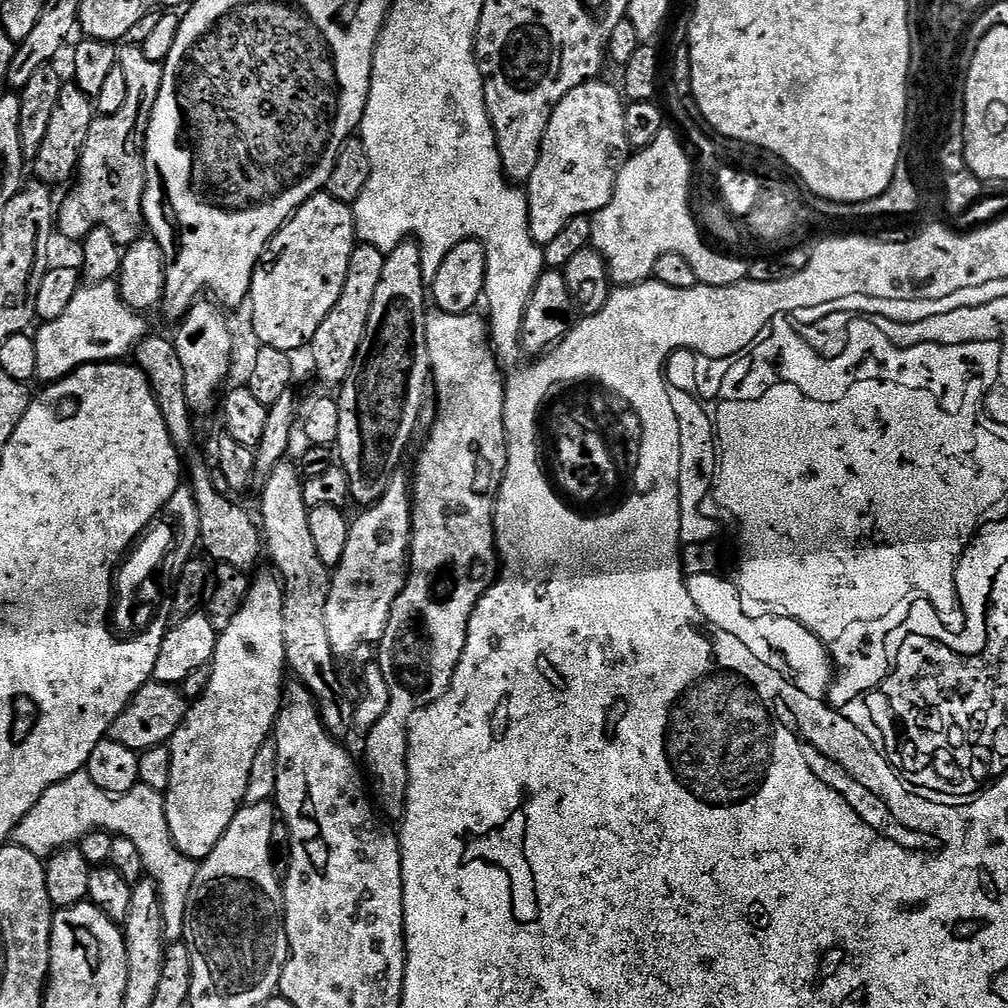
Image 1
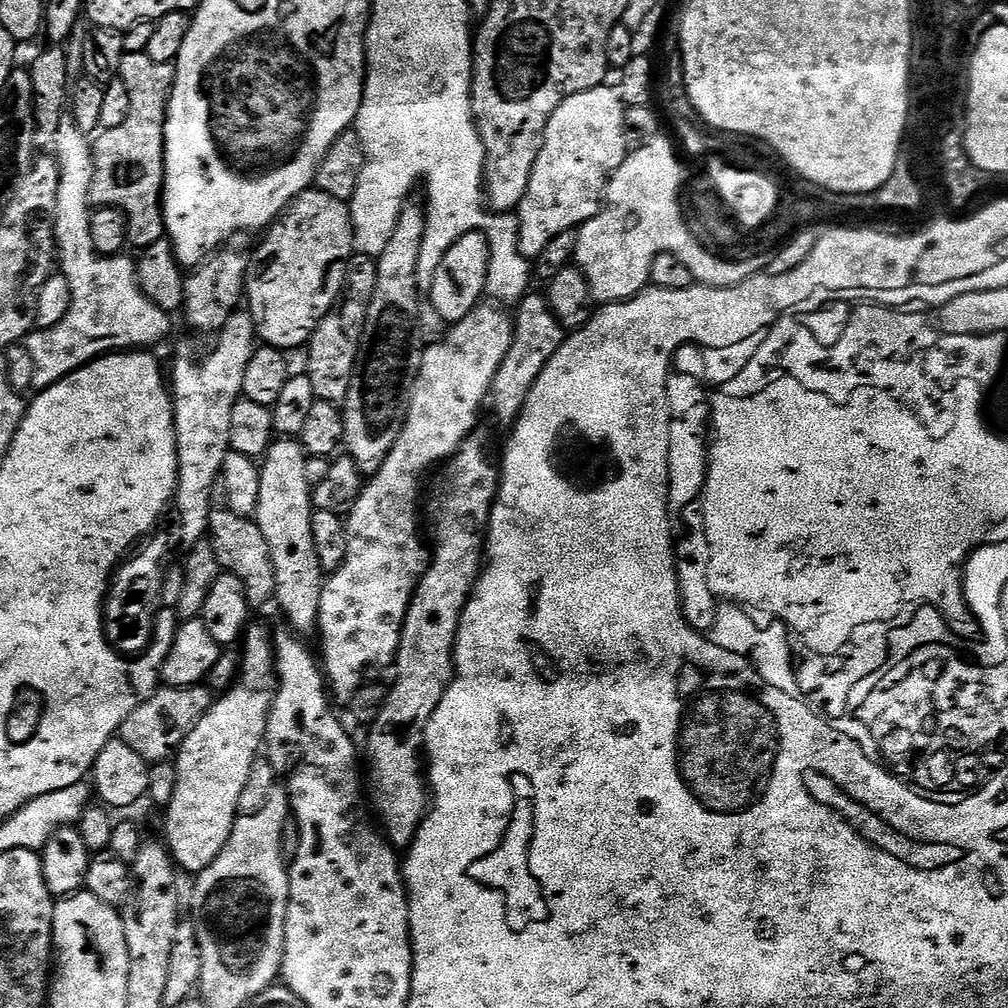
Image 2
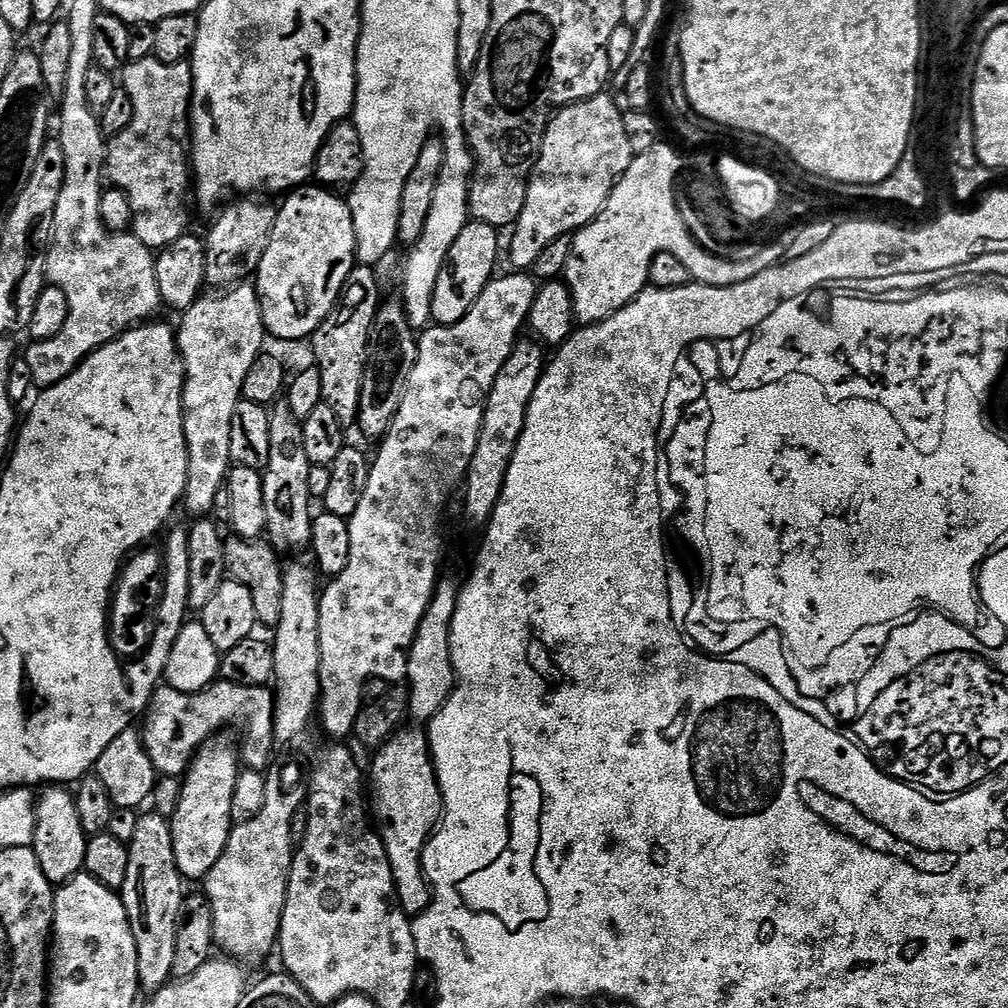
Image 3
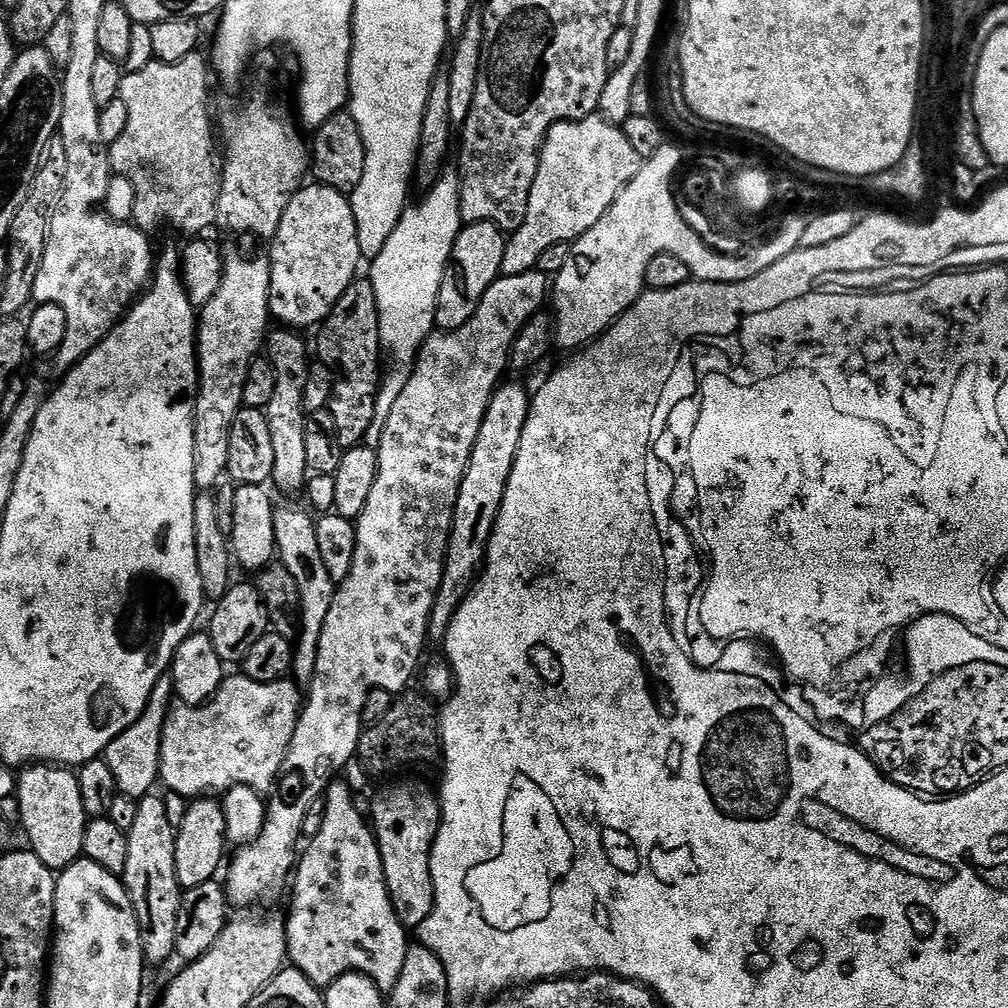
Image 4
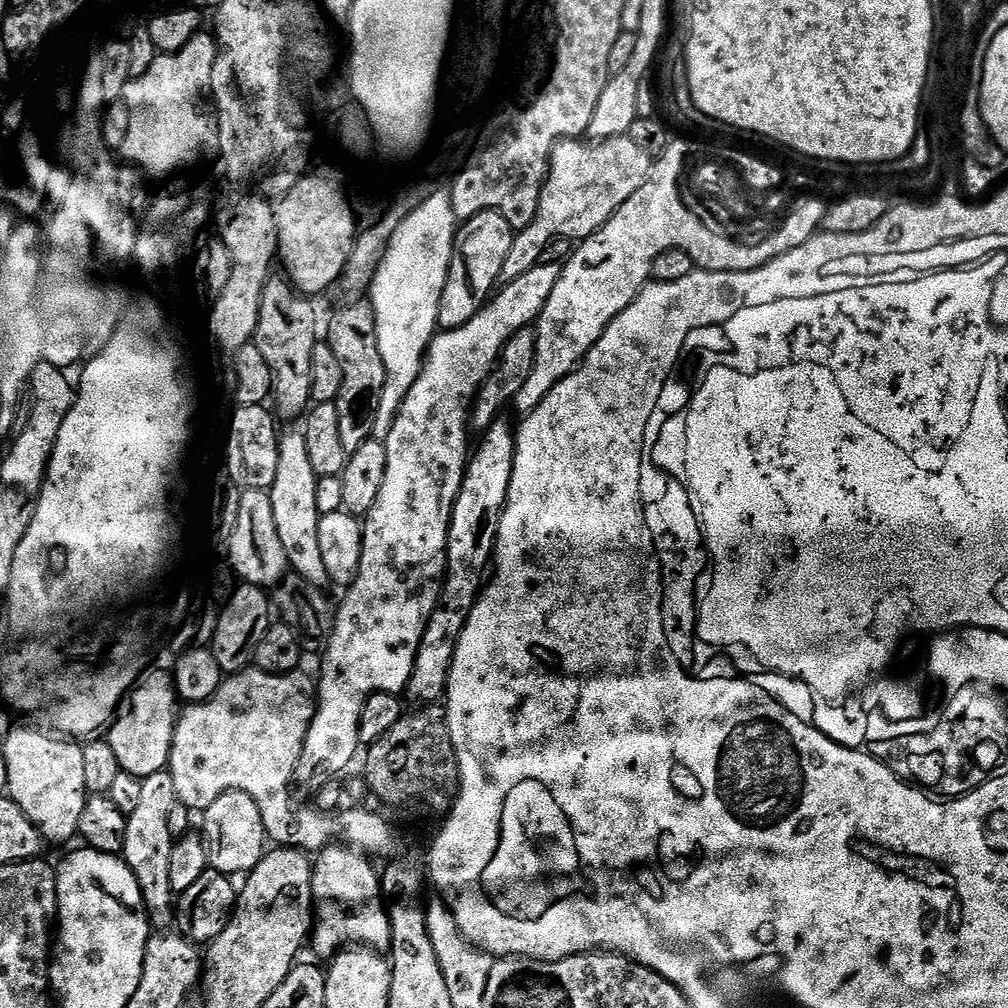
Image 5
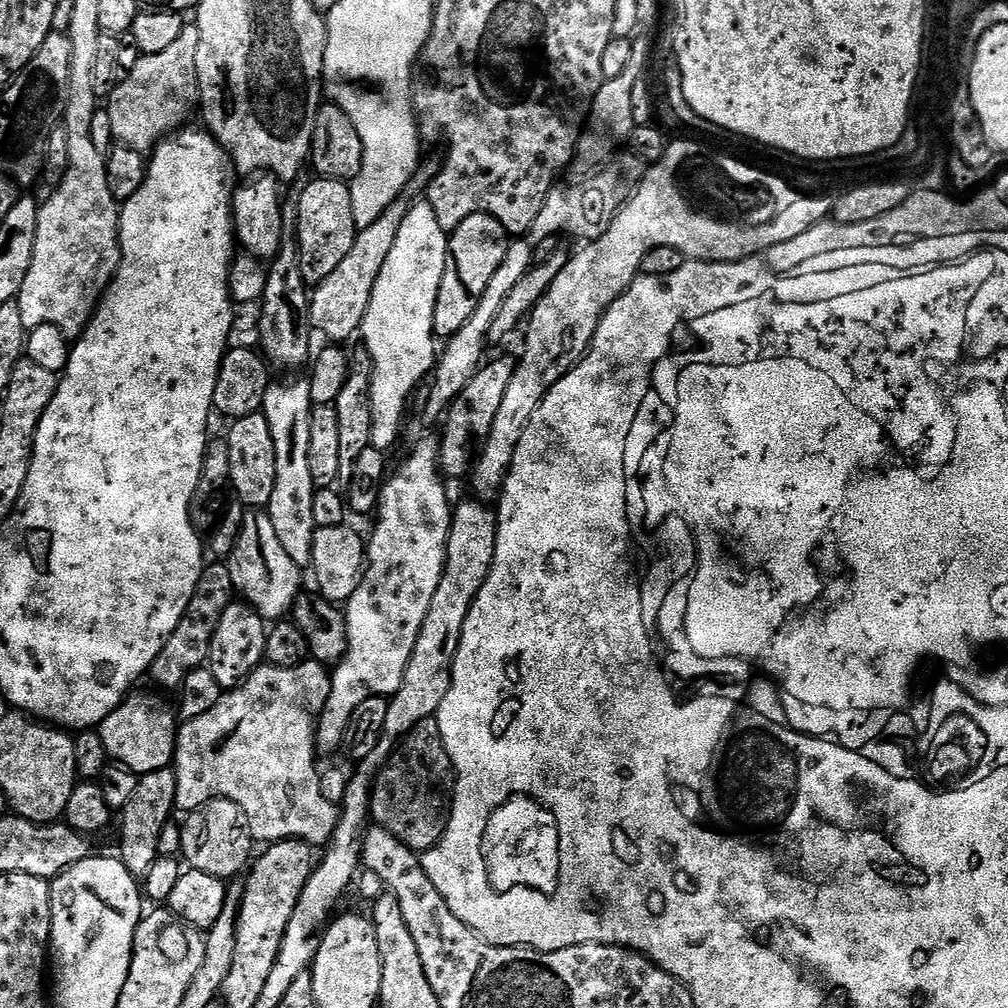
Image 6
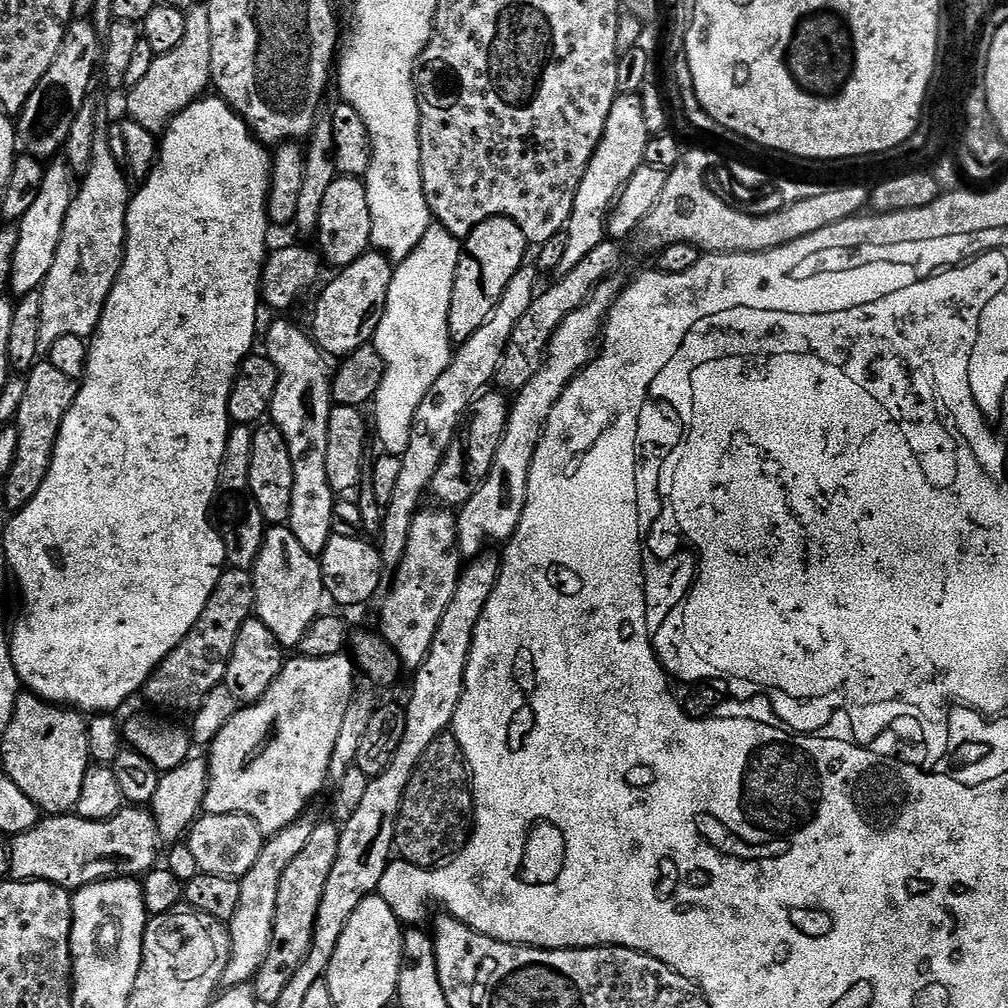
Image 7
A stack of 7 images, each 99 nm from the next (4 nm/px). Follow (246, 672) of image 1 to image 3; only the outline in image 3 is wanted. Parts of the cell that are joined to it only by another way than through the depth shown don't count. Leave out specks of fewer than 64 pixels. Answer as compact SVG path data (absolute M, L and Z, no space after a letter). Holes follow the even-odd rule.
M217 735L203 744L189 764L182 777L177 812L170 819L174 858L178 862L180 875L188 882L203 881L210 870L214 870L214 862L222 858L234 827L232 803L234 786L242 771L242 756L237 745L235 748L224 736L227 735Z

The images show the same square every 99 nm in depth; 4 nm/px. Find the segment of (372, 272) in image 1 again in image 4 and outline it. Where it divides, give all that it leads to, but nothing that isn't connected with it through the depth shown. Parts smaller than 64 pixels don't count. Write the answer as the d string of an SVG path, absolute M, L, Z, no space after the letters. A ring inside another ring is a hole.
M357 278L342 294L324 321L320 332L319 359L332 371L332 401L328 411L334 414L334 426L338 426L341 449L352 448L361 443L364 436L377 423L376 398L380 394L380 311L374 298L371 279Z

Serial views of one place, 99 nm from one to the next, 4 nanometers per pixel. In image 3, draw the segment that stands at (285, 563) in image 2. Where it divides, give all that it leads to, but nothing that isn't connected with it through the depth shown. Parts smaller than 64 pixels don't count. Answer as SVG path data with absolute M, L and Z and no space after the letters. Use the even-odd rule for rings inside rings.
M286 402L271 409L270 462L264 469L264 493L266 494L267 539L273 548L287 554L295 548L307 549L312 543L314 501L310 494L310 470L314 465L306 458L306 445L302 443L304 425L290 410Z

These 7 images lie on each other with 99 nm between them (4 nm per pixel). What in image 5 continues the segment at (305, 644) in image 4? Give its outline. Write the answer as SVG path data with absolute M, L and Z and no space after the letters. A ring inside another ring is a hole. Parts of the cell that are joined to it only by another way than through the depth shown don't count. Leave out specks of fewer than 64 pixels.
M298 430L283 433L279 444L277 477L269 491L271 505L274 506L274 520L278 525L278 536L287 554L291 571L310 582L312 587L324 588L330 581L318 541L318 522L321 517L317 502L318 480L319 477L314 474L310 463L303 433Z

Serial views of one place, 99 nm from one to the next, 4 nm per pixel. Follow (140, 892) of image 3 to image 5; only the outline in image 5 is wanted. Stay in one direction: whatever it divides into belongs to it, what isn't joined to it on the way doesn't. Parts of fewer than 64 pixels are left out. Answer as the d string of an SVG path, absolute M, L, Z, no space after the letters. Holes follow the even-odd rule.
M166 770L140 780L142 794L138 798L138 806L129 814L124 839L122 859L132 871L138 886L144 910L148 913L149 925L164 930L174 920L174 893L170 886L170 854L174 847L174 839L170 834L170 809L176 803L176 791L172 775Z

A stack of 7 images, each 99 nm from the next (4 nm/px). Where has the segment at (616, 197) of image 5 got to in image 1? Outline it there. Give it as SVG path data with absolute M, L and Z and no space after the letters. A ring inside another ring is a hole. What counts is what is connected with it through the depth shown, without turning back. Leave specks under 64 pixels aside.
M599 79L586 82L552 111L550 126L546 126L546 134L540 143L540 157L538 166L534 166L534 174L526 182L526 195L528 197L528 229L532 241L538 245L549 244L555 236L562 231L562 226L579 216L591 217L601 212L610 202L612 191L622 165L628 161L630 149L626 142L626 118L624 109L626 101L621 89L612 84L600 84Z

